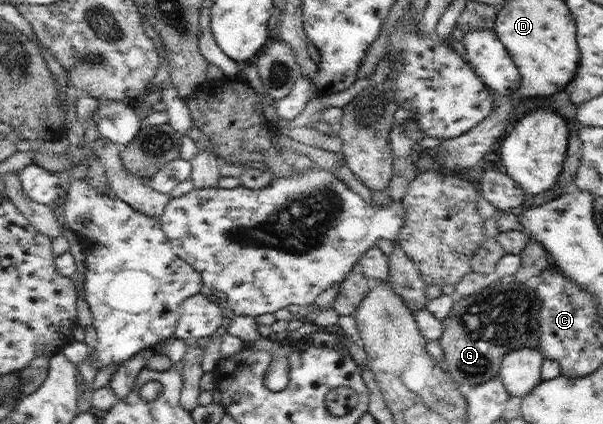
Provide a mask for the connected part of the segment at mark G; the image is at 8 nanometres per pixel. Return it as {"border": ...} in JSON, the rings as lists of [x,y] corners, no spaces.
{"border":[[[496,278],[486,285],[478,293],[456,298],[456,303],[451,313],[442,321],[443,335],[440,345],[445,357],[444,371],[455,383],[466,382],[471,386],[485,383],[495,376],[500,376],[499,370],[505,354],[519,348],[539,347],[539,310],[540,300],[537,293],[525,283],[519,283],[517,279]]]}

